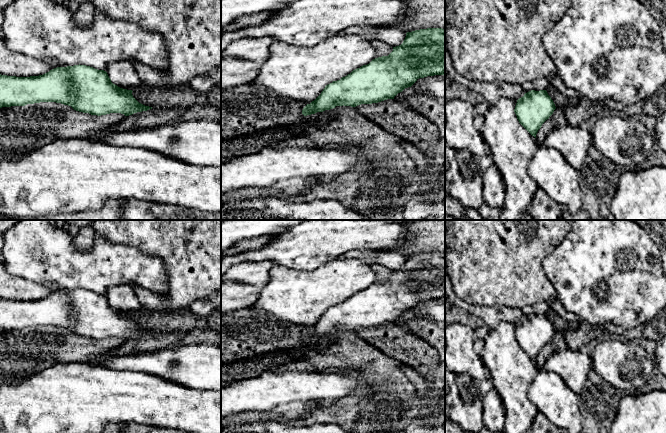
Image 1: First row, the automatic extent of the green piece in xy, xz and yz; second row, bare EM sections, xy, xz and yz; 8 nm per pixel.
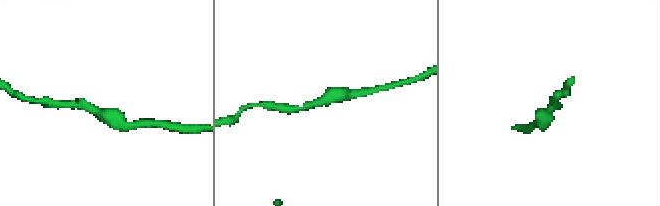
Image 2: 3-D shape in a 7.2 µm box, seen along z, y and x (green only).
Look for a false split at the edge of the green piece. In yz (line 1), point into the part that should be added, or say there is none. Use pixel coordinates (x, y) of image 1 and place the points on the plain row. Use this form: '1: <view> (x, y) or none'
1: none

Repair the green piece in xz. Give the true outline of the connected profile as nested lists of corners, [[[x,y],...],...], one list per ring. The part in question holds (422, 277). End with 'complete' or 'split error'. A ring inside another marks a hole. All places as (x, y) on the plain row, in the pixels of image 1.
[[[445,253],[407,256],[403,267],[393,271],[388,280],[375,282],[326,309],[321,318],[303,332],[302,338],[394,323],[419,302],[434,299],[445,299]]]; complete

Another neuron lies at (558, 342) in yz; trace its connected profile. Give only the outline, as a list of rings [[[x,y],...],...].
[[[556,332],[553,338],[542,348],[541,352],[536,358],[537,369],[543,368],[549,356],[551,356],[557,351],[567,348],[565,335],[566,333]]]

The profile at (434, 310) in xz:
[[[445,299],[419,302],[411,311],[415,316],[421,315],[430,321],[445,324]]]

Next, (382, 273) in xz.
[[[379,264],[372,265],[373,270],[375,271],[375,282],[388,280],[392,275],[393,271]]]

